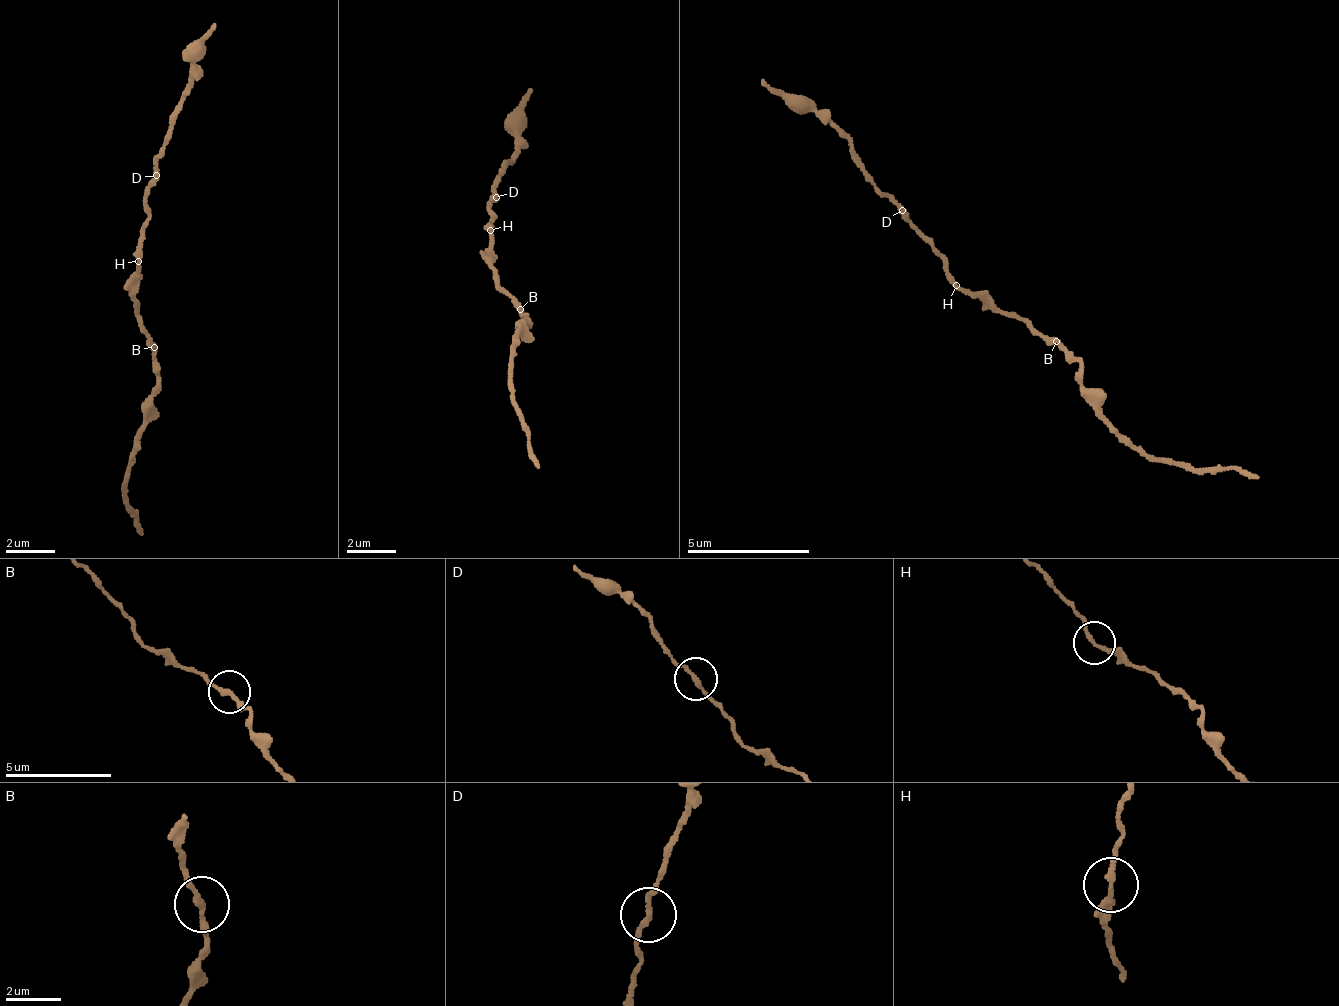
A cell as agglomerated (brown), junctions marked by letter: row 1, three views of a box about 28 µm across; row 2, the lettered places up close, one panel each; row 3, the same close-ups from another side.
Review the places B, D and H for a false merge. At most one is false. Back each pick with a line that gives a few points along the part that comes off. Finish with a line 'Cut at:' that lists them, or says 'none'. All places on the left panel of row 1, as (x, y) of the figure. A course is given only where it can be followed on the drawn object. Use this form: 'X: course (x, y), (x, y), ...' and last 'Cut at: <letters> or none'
Cut at: none

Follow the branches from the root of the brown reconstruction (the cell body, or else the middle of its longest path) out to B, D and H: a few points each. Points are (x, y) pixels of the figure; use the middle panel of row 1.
B: (494, 266), (495, 287), (515, 300), (515, 306), (522, 310)
D: (494, 266), (486, 206), (497, 198)
H: (494, 266), (492, 231)

